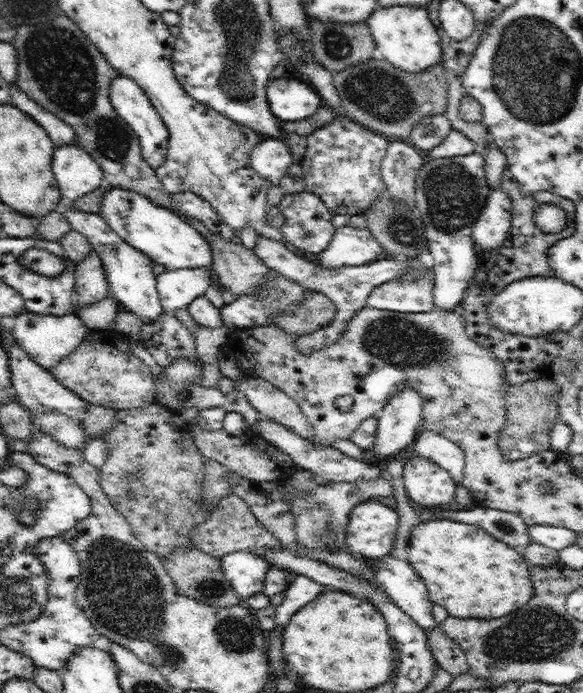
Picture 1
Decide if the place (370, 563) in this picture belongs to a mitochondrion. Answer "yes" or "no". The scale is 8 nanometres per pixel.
no

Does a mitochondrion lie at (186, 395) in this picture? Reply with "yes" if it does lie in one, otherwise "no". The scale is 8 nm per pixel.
no

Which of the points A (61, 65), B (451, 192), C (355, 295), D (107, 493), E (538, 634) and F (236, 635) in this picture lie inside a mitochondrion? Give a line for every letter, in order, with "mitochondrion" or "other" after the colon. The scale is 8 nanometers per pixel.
A: mitochondrion
B: mitochondrion
C: other
D: other
E: mitochondrion
F: mitochondrion

